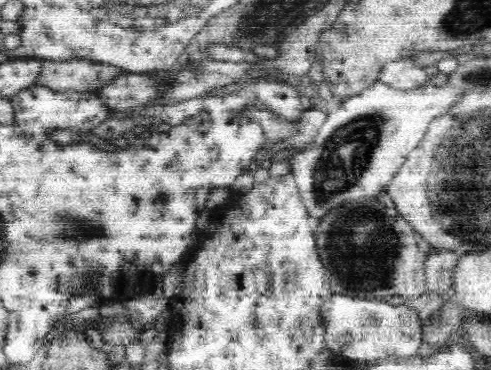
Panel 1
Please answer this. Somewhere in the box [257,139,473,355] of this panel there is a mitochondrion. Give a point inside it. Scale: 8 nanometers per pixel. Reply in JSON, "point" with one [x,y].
{"point":[362,247]}

